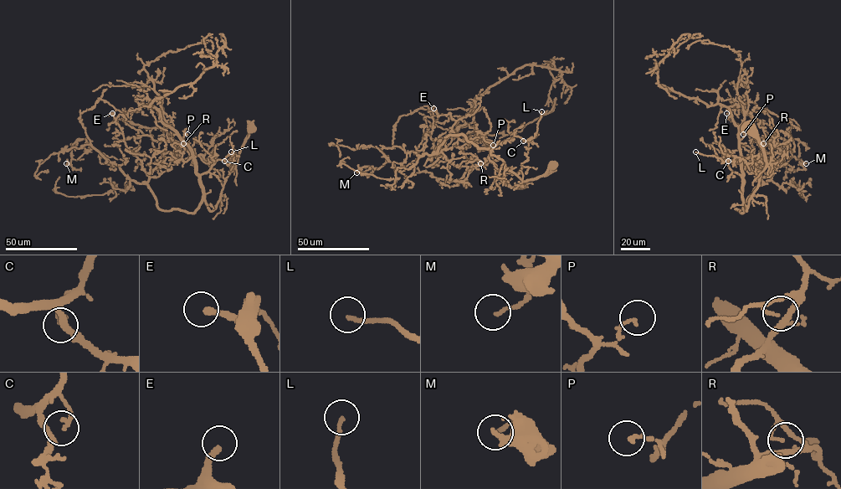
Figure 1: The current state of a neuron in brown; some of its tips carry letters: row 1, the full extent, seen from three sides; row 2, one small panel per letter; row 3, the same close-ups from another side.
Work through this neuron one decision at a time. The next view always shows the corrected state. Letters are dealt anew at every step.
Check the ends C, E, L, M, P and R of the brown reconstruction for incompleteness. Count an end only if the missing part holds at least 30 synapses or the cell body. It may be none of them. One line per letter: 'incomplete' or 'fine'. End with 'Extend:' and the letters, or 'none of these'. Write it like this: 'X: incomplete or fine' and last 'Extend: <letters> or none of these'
C: fine
E: incomplete
L: incomplete
M: fine
P: fine
R: fine
Extend: E, L

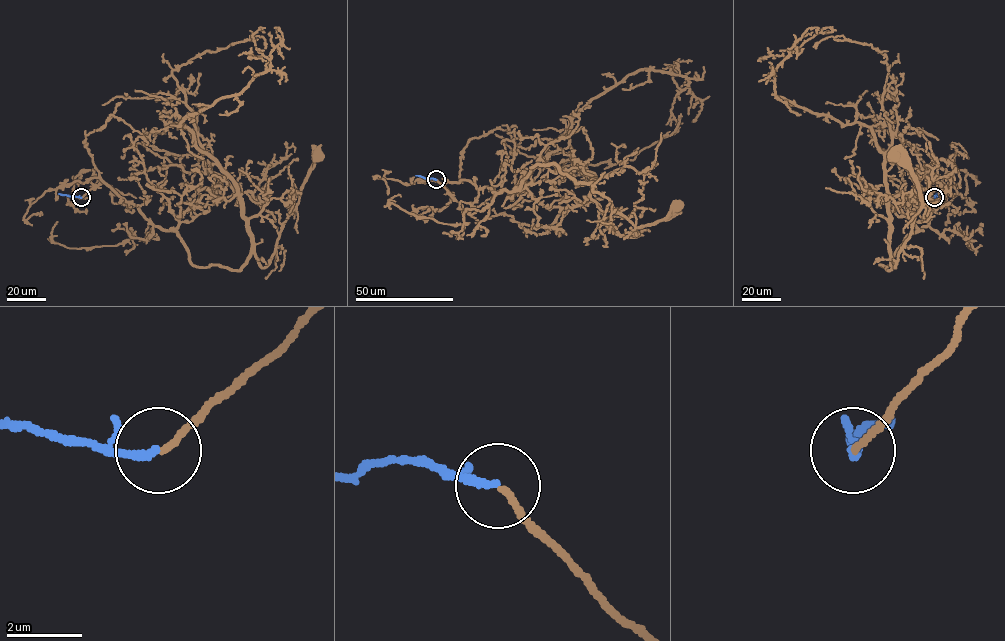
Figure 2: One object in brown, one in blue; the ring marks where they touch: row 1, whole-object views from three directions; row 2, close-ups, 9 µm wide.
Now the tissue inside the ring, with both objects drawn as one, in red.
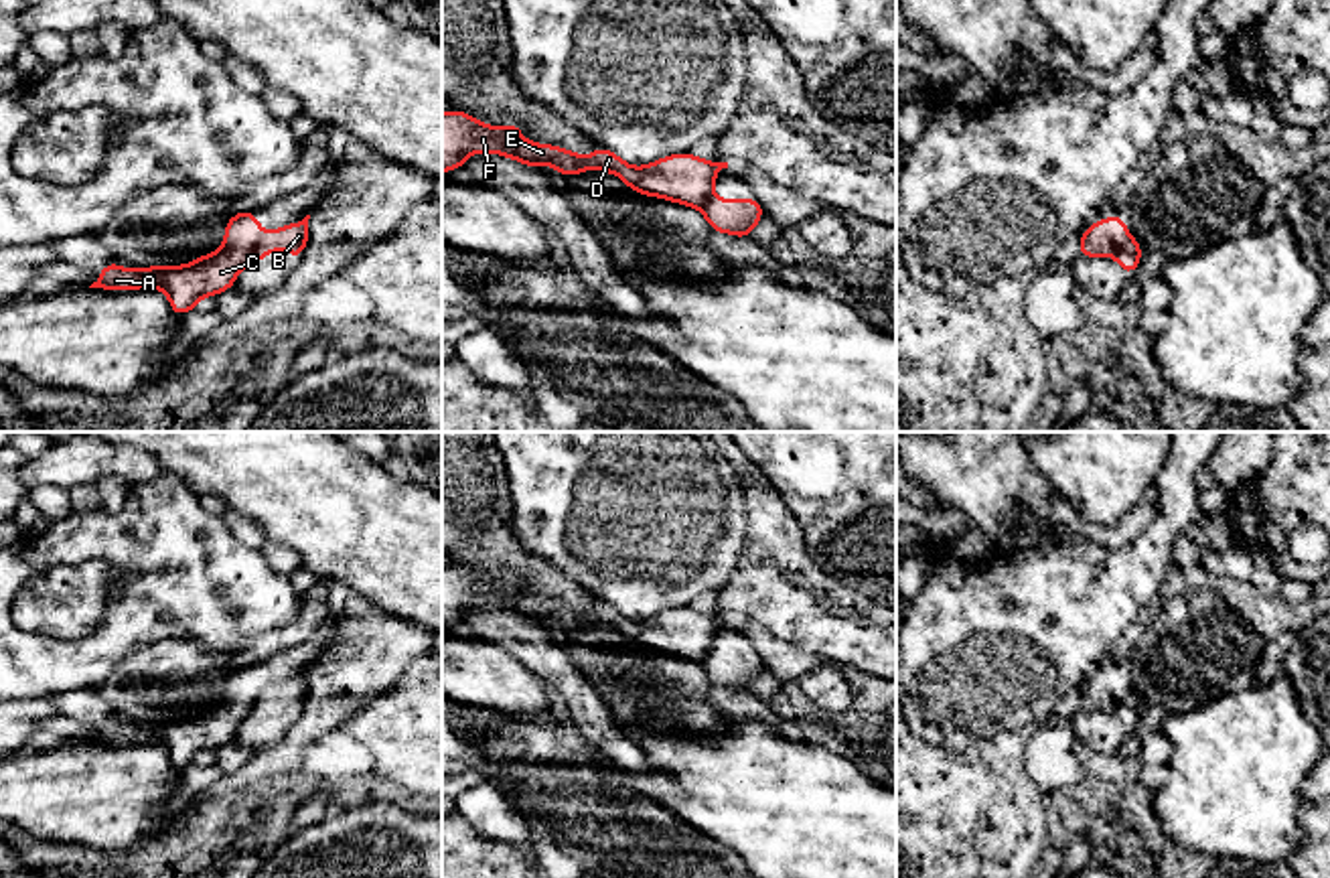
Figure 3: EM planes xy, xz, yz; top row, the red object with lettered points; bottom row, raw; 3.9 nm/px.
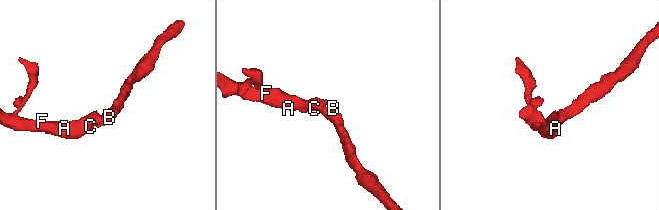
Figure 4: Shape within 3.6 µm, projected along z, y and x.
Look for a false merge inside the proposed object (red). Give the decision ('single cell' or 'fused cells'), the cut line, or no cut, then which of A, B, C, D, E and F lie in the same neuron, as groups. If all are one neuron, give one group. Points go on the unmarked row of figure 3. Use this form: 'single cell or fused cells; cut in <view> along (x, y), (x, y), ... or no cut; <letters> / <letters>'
fused cells; cut in xy along (262, 690), (246, 716); A C D E F / B

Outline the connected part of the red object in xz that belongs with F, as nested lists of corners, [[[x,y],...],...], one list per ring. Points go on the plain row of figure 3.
[[[442,566],[442,627],[464,623],[464,612],[472,606],[497,606],[529,623],[551,618],[564,631],[600,623],[620,631],[631,645],[689,661],[701,661],[712,649],[716,629],[728,623],[728,616],[699,614],[691,606],[635,623],[602,600],[590,610],[580,610],[560,600],[525,596],[517,578],[493,582],[466,566]]]

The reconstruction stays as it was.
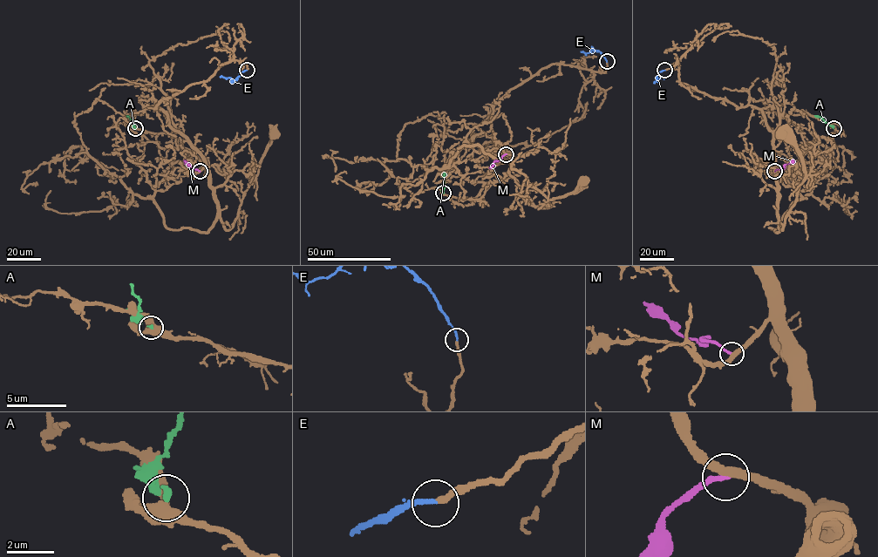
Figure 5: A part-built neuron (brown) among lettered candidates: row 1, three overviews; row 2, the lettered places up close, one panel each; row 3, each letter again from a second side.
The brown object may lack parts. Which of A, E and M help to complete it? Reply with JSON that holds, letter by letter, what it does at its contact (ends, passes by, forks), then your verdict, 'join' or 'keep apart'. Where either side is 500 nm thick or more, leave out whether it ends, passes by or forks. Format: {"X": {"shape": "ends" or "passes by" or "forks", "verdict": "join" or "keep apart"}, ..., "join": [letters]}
{"A": {"shape": "ends", "verdict": "keep apart"}, "E": {"shape": "ends", "verdict": "join"}, "M": {"shape": "ends", "verdict": "keep apart"}, "join": ["E"]}

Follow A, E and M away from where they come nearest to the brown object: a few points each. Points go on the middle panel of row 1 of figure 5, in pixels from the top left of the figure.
A: (443, 193), (445, 173)
E: (607, 61), (598, 50), (581, 51)
M: (506, 154), (489, 167)

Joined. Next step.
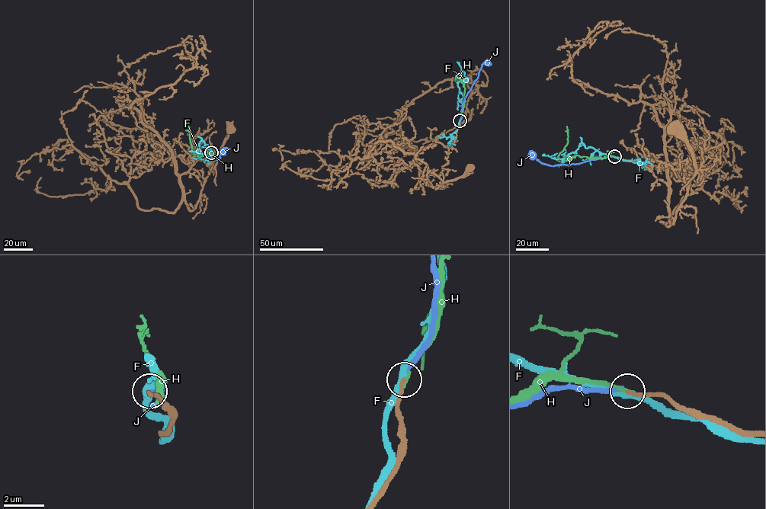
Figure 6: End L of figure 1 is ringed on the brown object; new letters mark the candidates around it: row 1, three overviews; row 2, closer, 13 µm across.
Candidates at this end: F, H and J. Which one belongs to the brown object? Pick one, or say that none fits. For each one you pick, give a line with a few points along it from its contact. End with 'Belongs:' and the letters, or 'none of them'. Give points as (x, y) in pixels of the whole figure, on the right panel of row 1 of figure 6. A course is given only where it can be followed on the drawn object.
H: it runs (615, 157), (589, 158), (575, 155), (566, 161), (559, 161), (559, 153), (567, 143), (566, 126)
Belongs: H

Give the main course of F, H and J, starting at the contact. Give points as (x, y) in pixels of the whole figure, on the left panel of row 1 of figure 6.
F: (211, 152), (207, 145), (201, 140), (196, 151), (205, 155), (189, 151)
H: (211, 152), (206, 152), (203, 156), (198, 156), (191, 147), (188, 126)
J: (211, 152), (209, 155), (213, 158), (220, 160), (219, 155), (223, 152)

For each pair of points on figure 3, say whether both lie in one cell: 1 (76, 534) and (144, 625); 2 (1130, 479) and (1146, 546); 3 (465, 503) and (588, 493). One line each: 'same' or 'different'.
1: same
2: different
3: different

